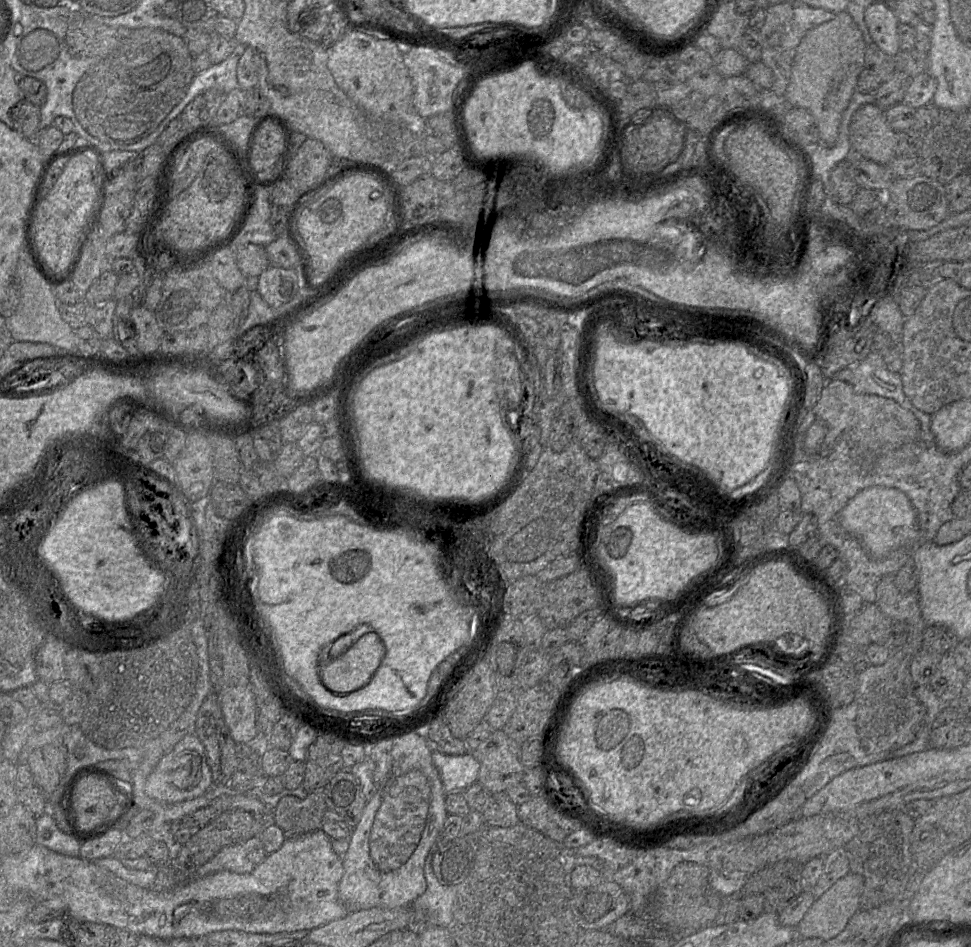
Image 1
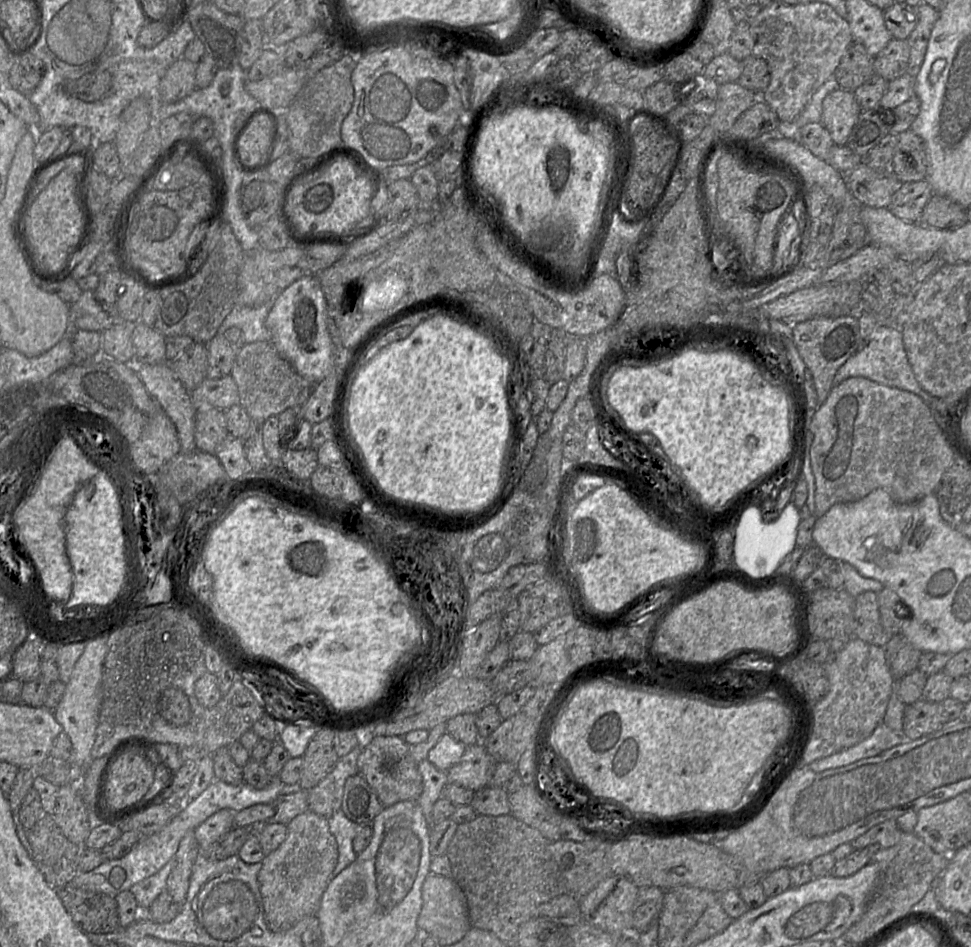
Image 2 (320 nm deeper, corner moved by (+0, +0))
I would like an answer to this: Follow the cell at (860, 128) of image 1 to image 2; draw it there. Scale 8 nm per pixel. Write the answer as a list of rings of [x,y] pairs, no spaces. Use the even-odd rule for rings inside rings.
[[[838,88],[822,102],[821,123],[831,135],[835,145],[845,146],[861,112],[851,91]]]

